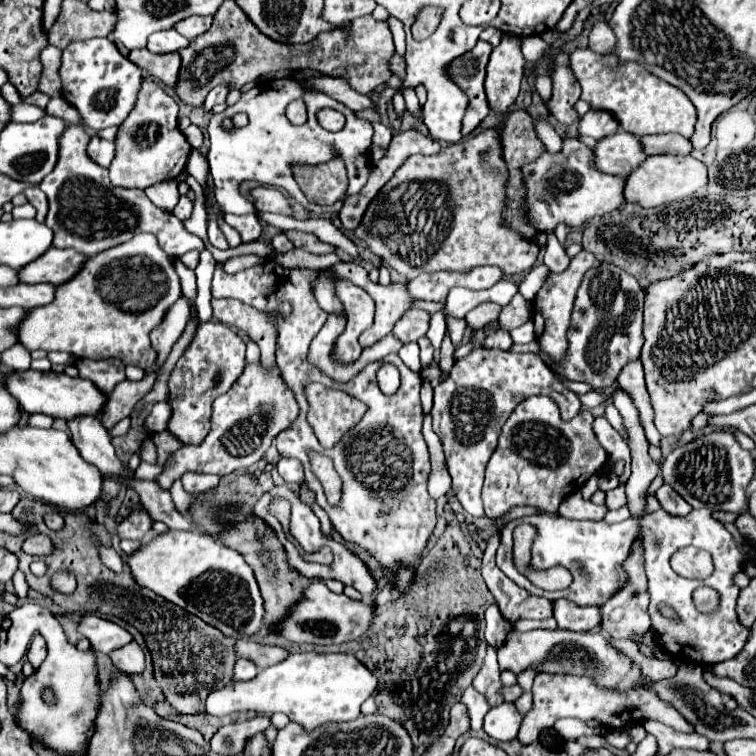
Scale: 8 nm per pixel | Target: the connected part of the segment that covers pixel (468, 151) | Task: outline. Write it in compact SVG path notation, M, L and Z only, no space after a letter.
M485 130L483 134L457 142L453 146L445 146L433 156L411 156L393 178L381 188L381 194L373 198L367 212L361 218L361 226L353 230L355 238L367 242L369 250L387 260L387 266L395 268L407 280L417 278L421 272L439 272L439 270L469 270L475 266L497 266L503 272L503 278L521 274L523 270L531 270L537 260L539 248L535 242L513 234L501 222L503 198L505 198L505 182L507 168L501 158L497 130Z

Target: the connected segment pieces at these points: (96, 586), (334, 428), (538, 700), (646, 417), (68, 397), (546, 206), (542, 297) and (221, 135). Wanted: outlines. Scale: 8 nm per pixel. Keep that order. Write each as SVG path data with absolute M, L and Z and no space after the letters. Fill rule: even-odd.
M85 512L65 514L65 528L59 532L51 532L51 538L57 546L55 554L49 556L49 570L45 576L31 576L29 572L29 558L23 556L19 560L19 568L27 574L27 584L51 598L65 610L71 612L93 612L103 618L119 618L131 626L135 626L151 652L153 658L153 676L157 686L161 688L163 698L179 712L179 714L207 714L205 698L213 692L223 688L227 682L233 680L233 666L237 662L235 654L235 638L227 638L217 628L209 626L201 618L185 612L183 608L167 602L165 598L157 596L155 592L141 588L129 572L113 574L99 556L99 544L111 546L111 534L105 526L97 524ZM57 570L71 570L77 574L77 590L71 598L57 594L49 588L49 578Z
M311 382L307 384L305 392L311 404L307 420L313 426L315 436L323 448L335 446L343 432L353 428L365 412L363 402L351 398L341 390L331 390L323 384Z
M609 638L609 642L611 642L611 646L621 650L621 654L631 658L633 664L641 670L641 686L635 686L633 690L613 690L613 688L597 686L593 682L593 678L585 678L585 676L539 672L535 676L535 684L533 684L533 708L529 710L529 714L525 714L519 734L517 734L517 738L523 744L537 742L537 734L541 730L551 728L559 718L569 718L569 716L581 718L581 720L599 720L607 728L625 728L631 722L639 722L643 718L653 718L653 720L659 720L659 722L671 726L677 732L685 732L685 734L695 732L693 726L689 726L689 722L685 718L681 718L681 714L677 714L677 710L673 710L673 706L669 706L667 702L661 702L661 698L657 698L657 694L653 694L653 688L651 688L653 682L673 676L677 672L677 666L673 666L671 660L657 660L657 658L639 654L637 646L631 640Z
M631 362L623 368L623 372L619 374L619 386L631 396L633 406L639 412L639 420L641 426L645 430L645 436L651 444L659 446L661 434L657 432L657 428L653 426L653 406L649 406L649 392L645 390L645 378L643 378L643 366L641 362Z
M25 370L25 372L11 372L5 376L3 384L9 394L19 402L19 406L33 414L47 414L53 418L75 418L75 416L99 416L101 408L105 404L105 394L101 394L93 382L83 380L83 378L71 378L67 374L57 374L57 372L39 372L39 370Z
M563 138L559 152L543 152L535 162L523 166L523 216L529 218L529 224L539 234L555 232L559 224L565 224L567 228L579 228L593 216L603 216L623 204L623 180L593 170L589 166L591 158L593 152L579 138Z
M581 250L569 264L569 268L561 274L549 274L547 282L543 284L543 288L537 292L535 300L533 300L533 308L535 308L535 334L537 334L537 342L541 344L541 348L551 354L551 358L561 358L565 354L565 348L567 348L567 338L565 338L565 332L569 328L569 316L571 316L571 308L573 308L573 300L575 300L575 294L577 294L577 288L581 284L581 278L583 274L591 268L591 266L597 266L597 258L587 252L587 250Z
M269 80L269 82L261 82L257 86L253 86L251 90L243 92L241 100L227 108L223 114L213 114L211 122L209 122L209 168L213 174L213 182L215 182L215 196L219 206L223 208L225 214L245 215L253 213L253 203L247 200L242 194L239 194L239 184L245 180L255 180L259 184L267 184L267 186L275 186L275 188L283 188L287 190L299 204L303 204L309 212L315 214L337 214L339 208L343 206L343 200L337 200L331 206L317 206L313 202L307 200L307 196L301 192L301 188L297 186L291 166L293 164L307 164L307 166L315 166L321 162L329 162L337 150L341 154L341 158L345 160L347 166L347 178L349 178L349 186L347 186L347 196L357 194L369 176L369 146L371 146L371 138L373 138L373 128L371 122L361 120L355 116L353 110L345 108L343 104L339 104L337 100L315 92L315 90L303 90L303 84L295 82L295 80ZM303 98L305 106L307 106L307 122L303 126L293 126L287 116L285 116L285 108L289 102ZM319 108L335 108L339 112L345 114L347 122L345 128L337 134L327 134L327 130L323 130L315 118ZM235 112L247 112L249 116L249 124L245 128L233 128L233 130L223 130L219 124L225 116L233 116Z

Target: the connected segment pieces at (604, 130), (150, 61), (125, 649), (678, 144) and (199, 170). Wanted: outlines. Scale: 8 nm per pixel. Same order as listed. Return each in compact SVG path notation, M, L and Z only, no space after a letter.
M589 110L585 116L579 118L579 136L591 136L595 140L601 140L613 132L617 132L619 124L609 112L601 110Z
M121 42L117 44L117 48L119 48L119 52L125 58L129 58L141 70L149 72L153 78L161 80L167 86L175 86L177 72L179 72L179 64L181 64L181 58L179 58L177 52L173 52L173 54L153 54L147 48L127 50L125 46L121 46Z
M129 642L113 652L109 652L109 658L113 660L113 664L127 674L139 674L145 668L145 656L143 650L139 648L139 644Z
M661 134L661 136L641 136L639 138L647 156L653 154L675 154L687 156L691 152L691 142L679 134Z
M193 148L191 156L189 156L189 162L187 162L187 172L205 188L205 180L207 180L207 162L199 156L199 152Z

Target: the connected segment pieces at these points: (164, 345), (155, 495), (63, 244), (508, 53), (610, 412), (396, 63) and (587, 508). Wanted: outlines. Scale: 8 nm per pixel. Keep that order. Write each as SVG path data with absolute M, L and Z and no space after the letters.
M179 298L165 314L161 326L151 330L151 344L157 350L157 364L161 366L165 362L165 358L169 356L173 344L181 338L181 334L185 332L187 322L191 320L193 312L191 312L191 302L187 298Z
M151 480L151 482L127 482L127 486L137 490L141 504L147 508L147 512L153 520L167 524L171 530L193 530L193 524L177 512L175 504L171 500L171 494L167 490L161 490L155 480Z
M81 124L75 126L67 126L65 134L61 134L61 142L59 142L59 160L57 166L53 168L53 172L43 178L43 182L39 184L39 188L47 194L49 200L49 214L45 224L53 230L53 246L57 248L75 248L81 250L81 254L85 256L95 256L107 248L113 248L117 244L123 244L127 240L131 240L135 234L139 232L153 232L159 240L159 246L171 256L177 258L179 254L185 254L189 250L203 250L203 242L189 234L183 228L183 222L179 218L175 218L171 212L165 212L161 208L157 208L143 190L123 190L123 188L115 188L109 182L107 170L93 164L85 152L89 142L89 136L85 132L85 128Z
M503 34L499 46L493 48L487 64L485 92L491 110L505 112L515 102L523 78L523 66L525 58L521 54L519 38Z
M611 402L605 404L605 418L609 420L609 424L611 424L621 436L625 436L625 426L621 426L621 414L615 410L615 406L613 406Z
M395 52L393 58L389 60L389 70L391 70L391 74L395 74L397 78L403 80L403 76L405 76L405 60L403 60L403 56L399 56L399 54Z
M580 490L567 495L558 509L558 513L566 518L590 521L602 520L607 511L605 505L596 505L584 500Z

